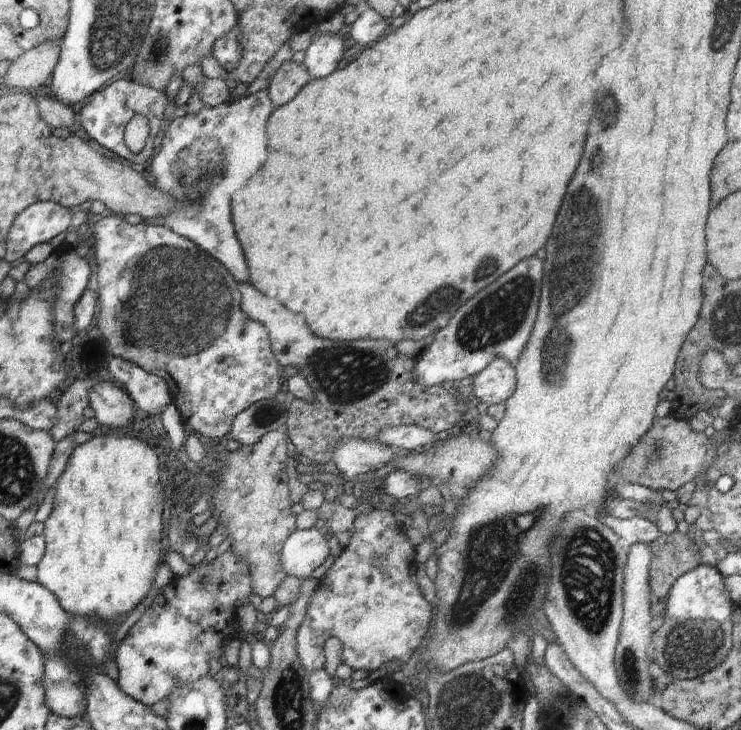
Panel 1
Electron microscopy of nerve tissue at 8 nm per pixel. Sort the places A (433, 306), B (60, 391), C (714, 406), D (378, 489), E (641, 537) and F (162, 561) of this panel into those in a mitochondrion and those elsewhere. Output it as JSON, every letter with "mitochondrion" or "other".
{"A":"mitochondrion","B":"other","C":"other","D":"other","E":"other","F":"other"}

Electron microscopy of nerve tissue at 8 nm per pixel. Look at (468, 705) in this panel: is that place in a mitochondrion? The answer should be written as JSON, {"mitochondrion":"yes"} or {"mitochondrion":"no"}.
{"mitochondrion":"yes"}

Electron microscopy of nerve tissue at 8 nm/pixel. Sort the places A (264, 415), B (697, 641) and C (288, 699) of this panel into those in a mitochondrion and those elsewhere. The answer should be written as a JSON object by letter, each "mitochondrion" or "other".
{"A":"mitochondrion","B":"mitochondrion","C":"mitochondrion"}

